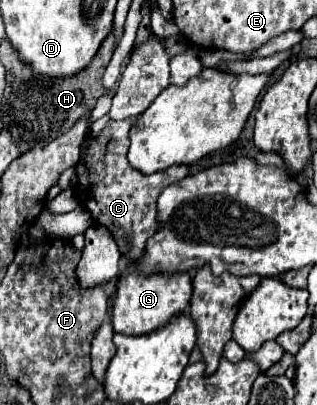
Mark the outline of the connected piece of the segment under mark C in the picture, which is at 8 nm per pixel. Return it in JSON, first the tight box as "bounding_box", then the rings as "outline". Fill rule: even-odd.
{"bounding_box":[76,118,190,262],"outline":[[[126,118],[126,120],[110,120],[104,130],[90,140],[88,150],[76,164],[76,194],[82,202],[82,206],[92,214],[96,224],[102,224],[110,230],[114,240],[118,242],[118,248],[124,258],[130,262],[138,262],[142,258],[142,252],[146,248],[146,242],[154,232],[158,232],[158,206],[156,200],[160,192],[174,184],[180,182],[182,178],[188,176],[190,168],[186,164],[176,164],[170,166],[162,172],[154,174],[142,174],[140,170],[134,170],[128,164],[128,132],[136,124],[138,118]]]}

